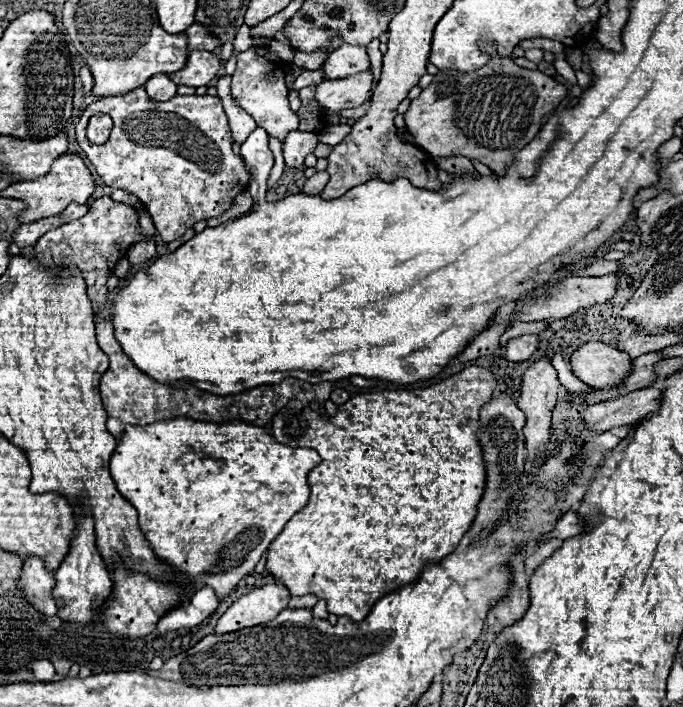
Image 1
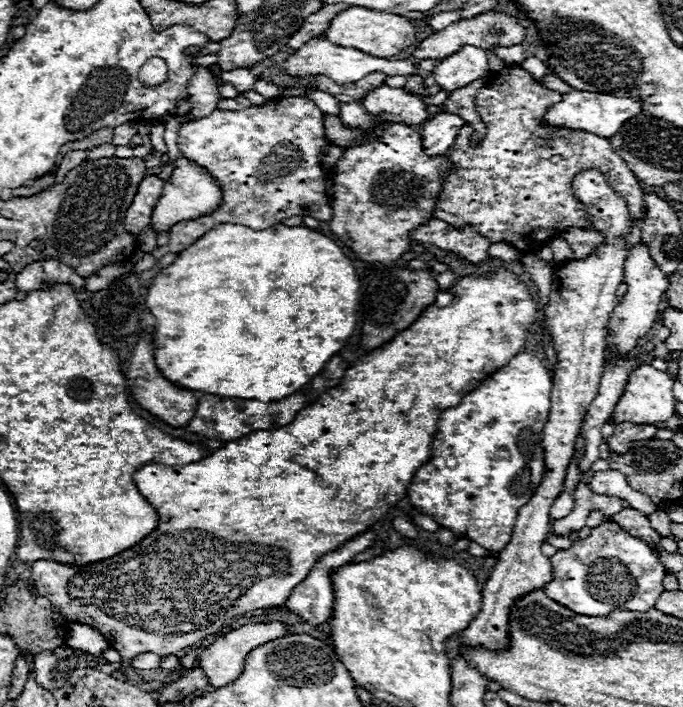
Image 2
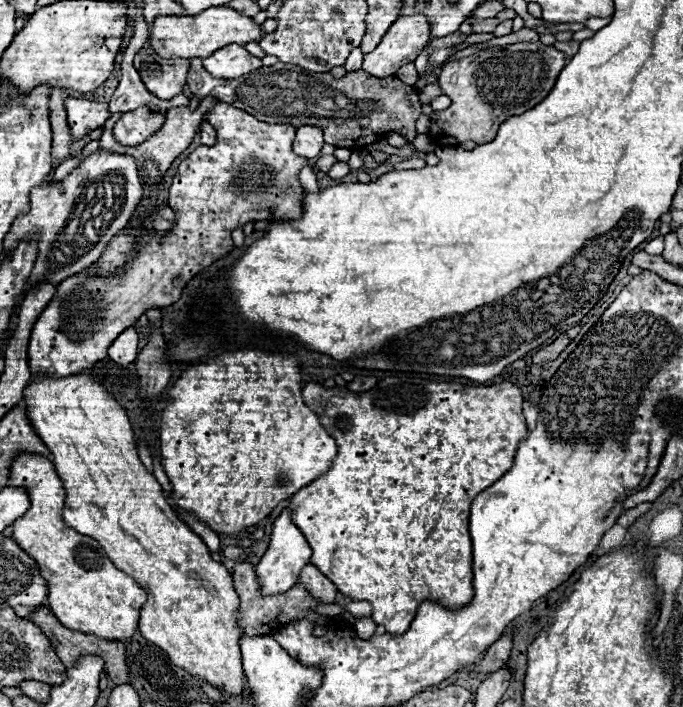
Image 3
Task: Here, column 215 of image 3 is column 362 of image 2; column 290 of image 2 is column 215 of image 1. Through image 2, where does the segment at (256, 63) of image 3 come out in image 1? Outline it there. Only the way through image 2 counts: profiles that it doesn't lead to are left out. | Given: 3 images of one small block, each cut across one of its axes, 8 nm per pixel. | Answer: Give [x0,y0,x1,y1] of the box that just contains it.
[170,50,222,88]

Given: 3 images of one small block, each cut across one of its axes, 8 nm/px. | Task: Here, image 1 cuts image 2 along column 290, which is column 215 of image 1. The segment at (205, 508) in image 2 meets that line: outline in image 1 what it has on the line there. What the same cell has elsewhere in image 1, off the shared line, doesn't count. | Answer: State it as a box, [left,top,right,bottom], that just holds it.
[100,416,322,636]

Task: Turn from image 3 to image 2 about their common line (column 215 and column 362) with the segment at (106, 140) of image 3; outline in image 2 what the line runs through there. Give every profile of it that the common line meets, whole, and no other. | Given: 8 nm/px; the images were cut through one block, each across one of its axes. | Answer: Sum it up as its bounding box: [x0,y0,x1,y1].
[362,86,428,126]

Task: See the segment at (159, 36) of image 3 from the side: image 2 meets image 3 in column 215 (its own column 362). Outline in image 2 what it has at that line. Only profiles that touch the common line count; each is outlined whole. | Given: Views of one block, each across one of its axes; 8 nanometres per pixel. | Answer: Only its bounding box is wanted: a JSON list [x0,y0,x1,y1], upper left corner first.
[324,6,416,58]

